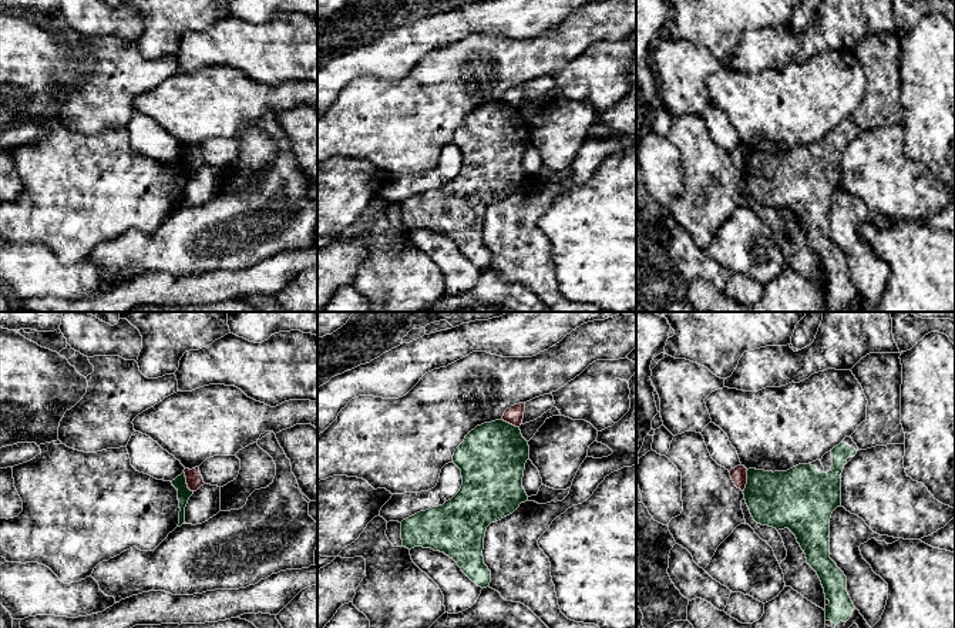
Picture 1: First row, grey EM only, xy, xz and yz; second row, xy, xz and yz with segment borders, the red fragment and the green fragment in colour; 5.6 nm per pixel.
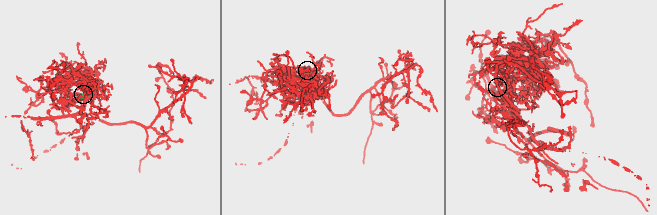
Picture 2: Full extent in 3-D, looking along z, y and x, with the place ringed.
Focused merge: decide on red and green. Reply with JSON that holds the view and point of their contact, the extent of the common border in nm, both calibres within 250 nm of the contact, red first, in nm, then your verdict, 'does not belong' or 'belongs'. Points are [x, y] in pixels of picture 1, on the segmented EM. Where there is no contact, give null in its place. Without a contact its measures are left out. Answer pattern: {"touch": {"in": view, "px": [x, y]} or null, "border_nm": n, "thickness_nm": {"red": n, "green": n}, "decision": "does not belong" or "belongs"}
{"touch": {"in": "yz", "px": [746, 482]}, "border_nm": 130, "thickness_nm": {"red": 100, "green": 320}, "decision": "does not belong"}

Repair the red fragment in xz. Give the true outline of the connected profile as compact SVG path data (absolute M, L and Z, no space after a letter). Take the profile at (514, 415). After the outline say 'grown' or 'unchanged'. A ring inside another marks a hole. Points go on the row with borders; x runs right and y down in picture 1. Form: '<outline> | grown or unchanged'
M525 403L514 404L505 410L502 420L515 427L519 427L524 419L524 412L525 412Z | unchanged

